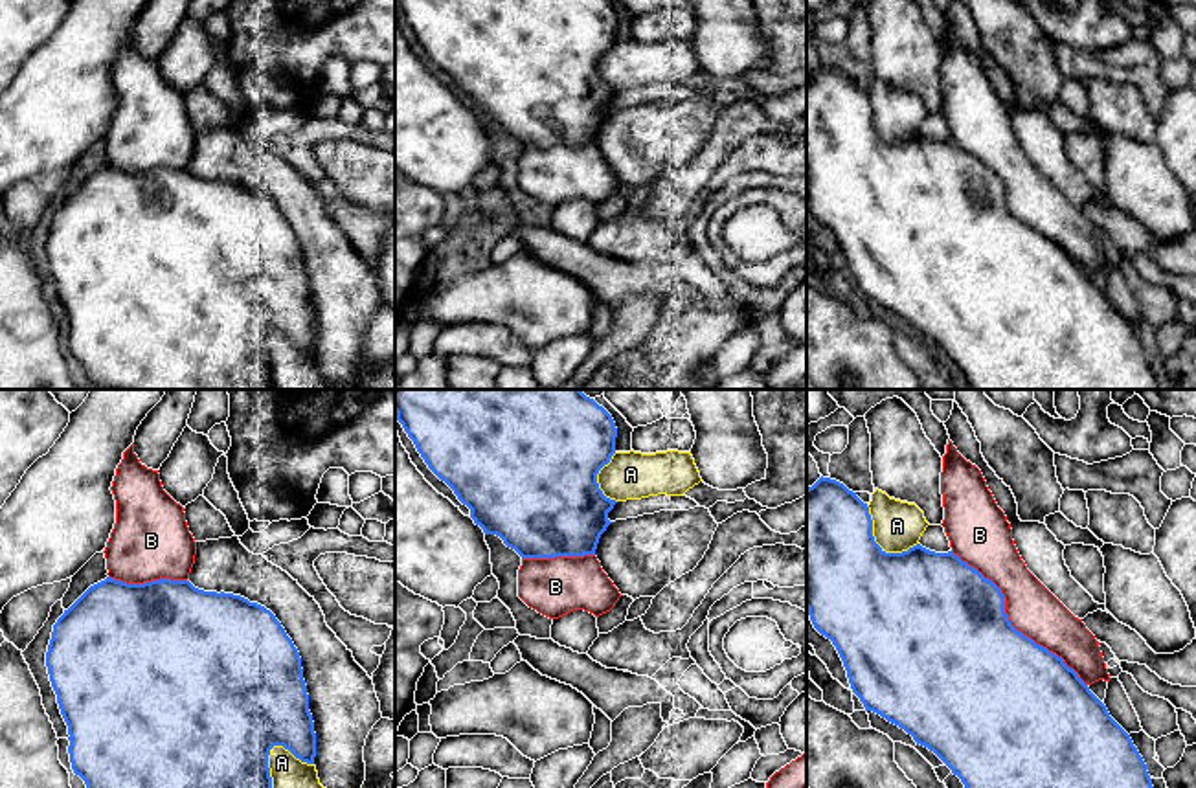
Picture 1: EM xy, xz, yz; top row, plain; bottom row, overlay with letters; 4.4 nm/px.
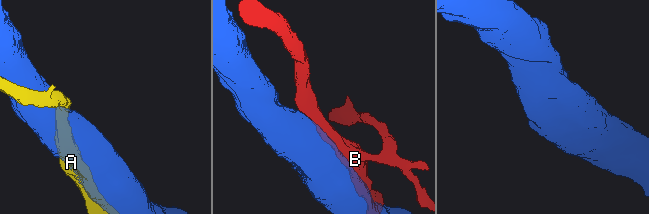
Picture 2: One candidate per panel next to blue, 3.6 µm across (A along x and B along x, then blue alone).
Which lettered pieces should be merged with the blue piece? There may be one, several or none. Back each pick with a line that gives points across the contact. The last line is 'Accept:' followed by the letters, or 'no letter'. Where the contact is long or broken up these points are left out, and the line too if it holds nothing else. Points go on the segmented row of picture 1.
Accept: B

